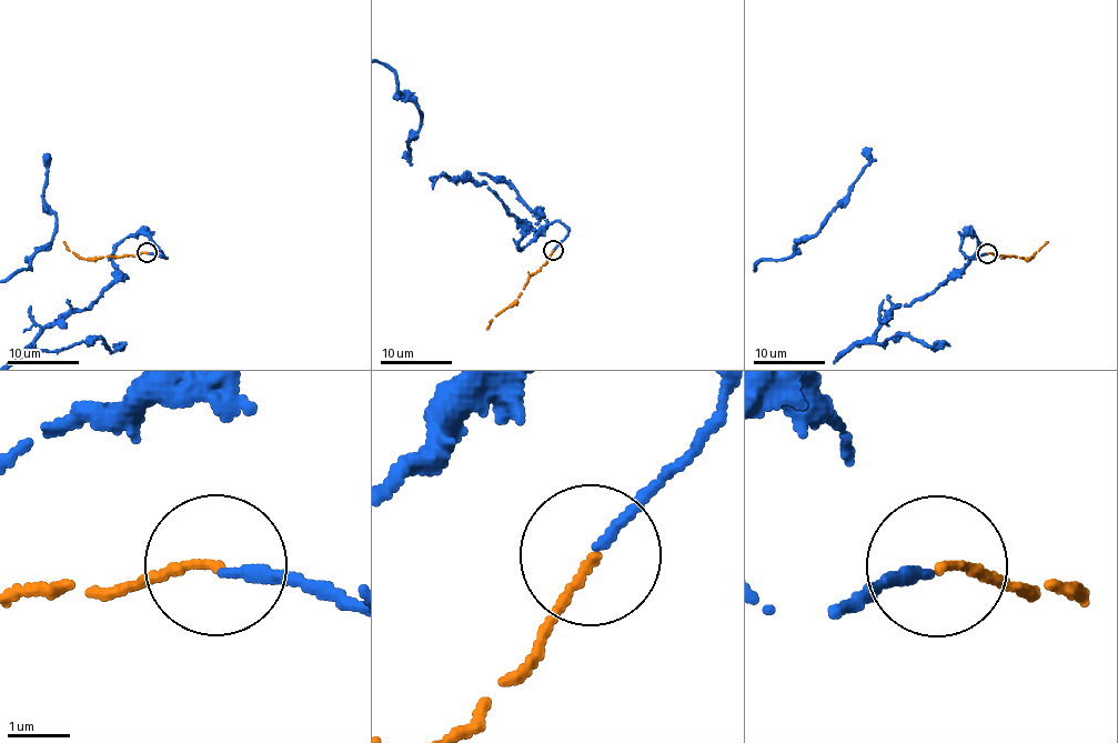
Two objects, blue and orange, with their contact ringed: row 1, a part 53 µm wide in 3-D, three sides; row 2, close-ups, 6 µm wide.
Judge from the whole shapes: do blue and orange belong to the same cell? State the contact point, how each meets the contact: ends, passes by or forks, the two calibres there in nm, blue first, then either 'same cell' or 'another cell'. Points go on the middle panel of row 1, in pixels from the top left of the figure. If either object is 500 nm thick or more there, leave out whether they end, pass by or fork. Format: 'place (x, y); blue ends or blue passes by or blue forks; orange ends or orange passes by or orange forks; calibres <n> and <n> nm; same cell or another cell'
place (553, 250); blue ends; orange ends; calibres 140 and 110 nm; same cell

